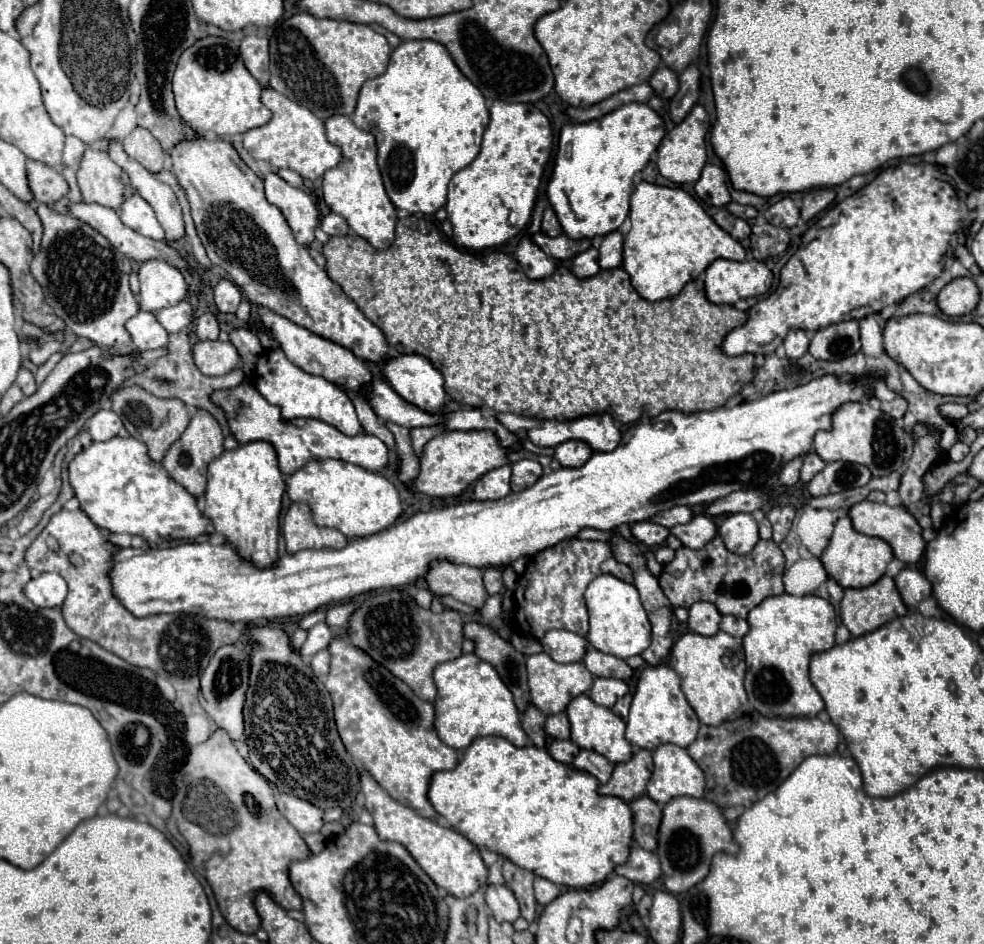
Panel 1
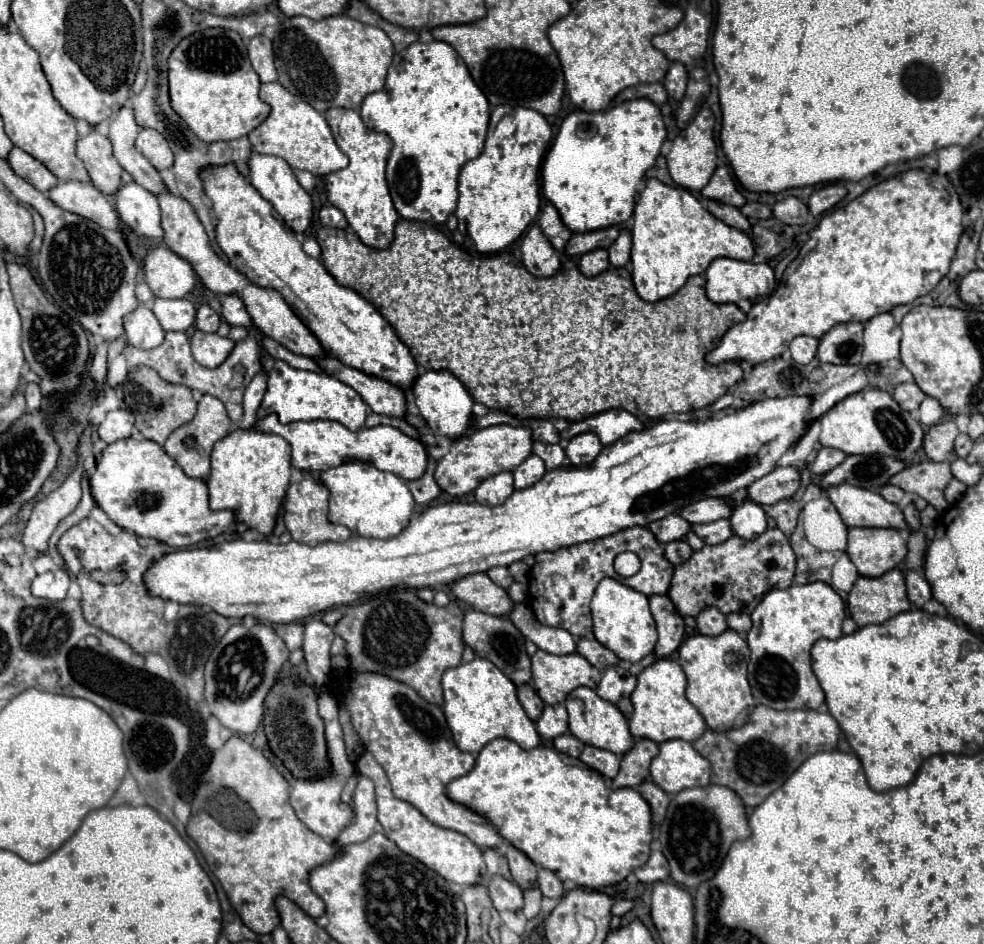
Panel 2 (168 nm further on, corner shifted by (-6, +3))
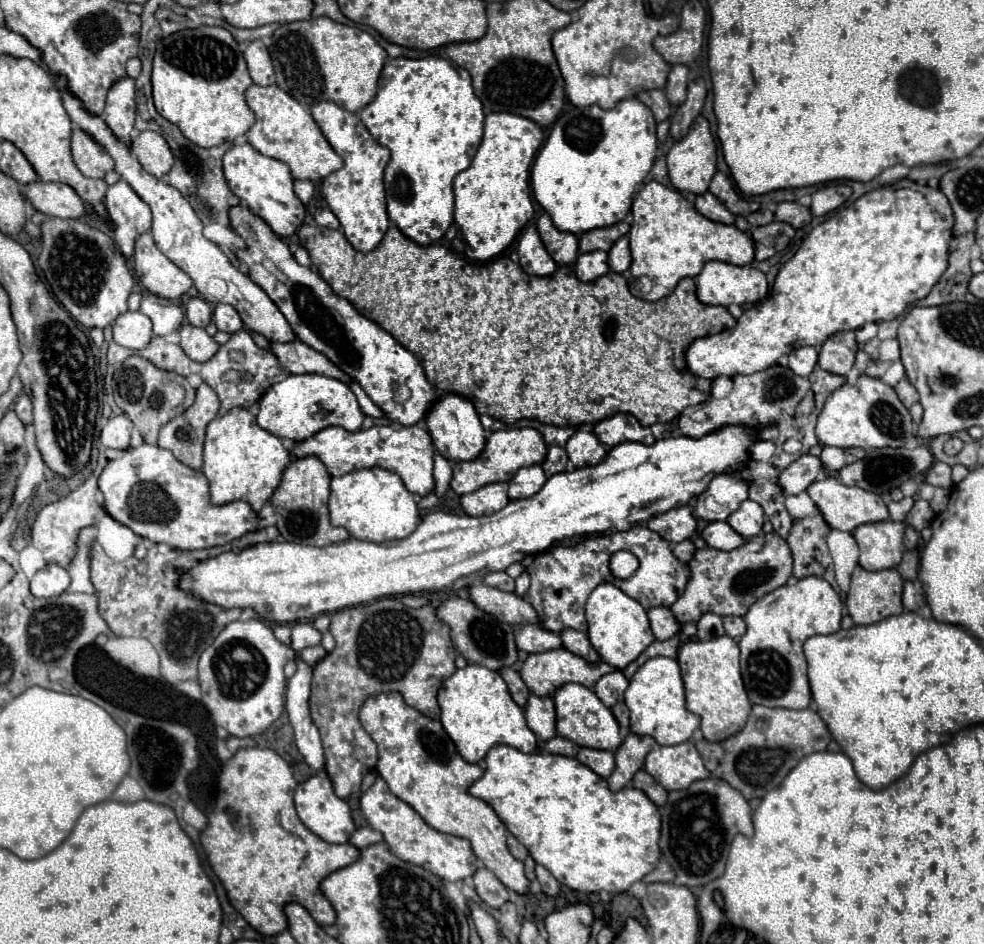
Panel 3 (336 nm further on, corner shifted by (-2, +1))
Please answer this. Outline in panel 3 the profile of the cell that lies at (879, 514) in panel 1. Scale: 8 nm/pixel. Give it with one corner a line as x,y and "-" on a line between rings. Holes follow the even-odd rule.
826,477
822,481
812,483
808,489
808,495
812,497
812,501
818,505
820,513
824,515
826,523
834,529
840,531
854,531
858,525
864,523
878,523
878,521
886,521
888,519
888,507
882,501
880,495
876,493
868,493
864,489
856,489
856,487
848,487
844,485
840,479
836,477

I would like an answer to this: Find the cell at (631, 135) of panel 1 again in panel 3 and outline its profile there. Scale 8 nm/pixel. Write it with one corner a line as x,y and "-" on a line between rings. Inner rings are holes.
624,99
608,111
596,105
566,111
556,119
548,141
544,143
532,165
534,197
548,211
556,229
560,231
582,235
590,229
610,227
622,221
630,211
636,185
640,185
652,169
656,149
656,121
652,117
652,111
638,99

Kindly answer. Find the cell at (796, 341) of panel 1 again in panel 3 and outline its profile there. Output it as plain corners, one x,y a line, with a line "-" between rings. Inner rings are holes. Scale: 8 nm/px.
798,347
788,355
788,359
790,359
790,369
796,375
806,377
812,373
812,369
818,361
818,351
816,351
816,347

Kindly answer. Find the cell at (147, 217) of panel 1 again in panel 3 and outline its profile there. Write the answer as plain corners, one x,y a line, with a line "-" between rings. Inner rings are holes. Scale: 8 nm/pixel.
126,181
108,187
106,209
114,223
114,241
130,257
136,239
152,227
152,211

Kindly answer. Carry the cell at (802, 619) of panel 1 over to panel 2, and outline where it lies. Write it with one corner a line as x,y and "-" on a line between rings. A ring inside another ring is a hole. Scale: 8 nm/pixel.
822,581
772,589
762,597
750,619
752,629
746,641
750,647
748,681
754,701
772,709
818,709
824,703
824,691
812,673
810,647
822,637
838,639
842,635
842,597

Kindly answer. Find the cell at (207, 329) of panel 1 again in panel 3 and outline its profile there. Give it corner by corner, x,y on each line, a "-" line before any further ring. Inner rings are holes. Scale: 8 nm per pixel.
190,299
186,305
186,319
194,327
206,327
212,321
212,307
204,299

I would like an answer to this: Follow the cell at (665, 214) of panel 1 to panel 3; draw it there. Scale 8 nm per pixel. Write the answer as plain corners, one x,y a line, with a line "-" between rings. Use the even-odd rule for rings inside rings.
648,181
640,193
636,195
632,203
632,227
628,233
630,251
632,251
632,279
635,279
635,286
632,285
634,295
644,299
644,301
658,301
674,291
674,287
680,283
684,277
696,277
704,263
708,261
724,261
732,265
746,265
754,259
754,245
752,241
738,231
734,225
722,225
706,219
700,215
690,201
686,201
676,189
664,187
658,181

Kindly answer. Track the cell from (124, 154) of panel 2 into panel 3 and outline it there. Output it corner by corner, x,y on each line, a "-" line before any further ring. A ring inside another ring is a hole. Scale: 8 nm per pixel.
124,77
112,85
106,99
106,109
102,113
102,119
114,133
114,137
130,147
132,143
132,129
134,129
134,117
136,117
136,103
134,103
134,79

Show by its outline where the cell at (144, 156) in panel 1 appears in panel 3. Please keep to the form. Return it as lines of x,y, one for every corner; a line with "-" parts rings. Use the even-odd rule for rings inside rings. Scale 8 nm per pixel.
142,131
132,141
132,153
138,157
140,165
154,177
166,175
174,165
174,157
168,143
156,131

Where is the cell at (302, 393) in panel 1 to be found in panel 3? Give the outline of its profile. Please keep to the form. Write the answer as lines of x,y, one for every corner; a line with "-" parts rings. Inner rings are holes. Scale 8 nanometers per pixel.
286,375
270,387
258,405
258,425
276,437
288,437
292,441
302,441
332,425
344,427
346,431
358,431
366,417
346,383
322,375

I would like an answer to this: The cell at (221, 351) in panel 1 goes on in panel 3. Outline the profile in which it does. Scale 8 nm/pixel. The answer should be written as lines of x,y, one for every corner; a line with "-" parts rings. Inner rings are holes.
188,323
180,327
180,337
182,337
180,347
196,363
204,363
204,361
212,359
216,355
216,351
220,349
220,345
214,341
214,337
210,337
206,333
206,329
200,329
200,327
194,327

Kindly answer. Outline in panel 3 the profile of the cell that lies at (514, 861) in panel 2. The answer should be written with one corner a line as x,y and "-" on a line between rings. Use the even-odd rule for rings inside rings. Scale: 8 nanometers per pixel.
508,833
508,849
510,849
512,857
516,857
518,861
524,861
524,859
528,857
526,847
524,847
522,843
518,843
518,841
516,841
516,837
514,837
514,835
510,835
510,833

